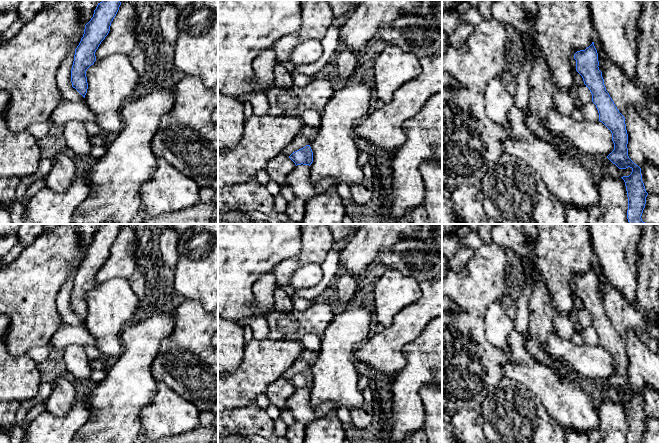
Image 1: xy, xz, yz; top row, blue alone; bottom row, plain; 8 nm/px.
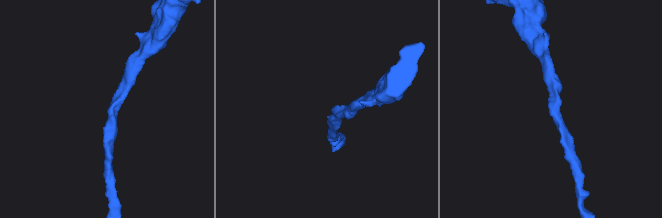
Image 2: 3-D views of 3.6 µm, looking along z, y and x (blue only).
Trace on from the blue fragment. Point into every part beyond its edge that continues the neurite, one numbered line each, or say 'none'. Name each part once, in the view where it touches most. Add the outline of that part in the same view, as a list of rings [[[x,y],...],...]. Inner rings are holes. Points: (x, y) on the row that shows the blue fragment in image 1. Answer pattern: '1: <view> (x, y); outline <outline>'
none

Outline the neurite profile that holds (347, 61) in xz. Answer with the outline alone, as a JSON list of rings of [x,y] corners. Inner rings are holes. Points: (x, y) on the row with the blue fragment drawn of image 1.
[[[339,49],[334,58],[339,76],[345,80],[352,78],[356,68],[362,60],[362,55],[347,49]]]

